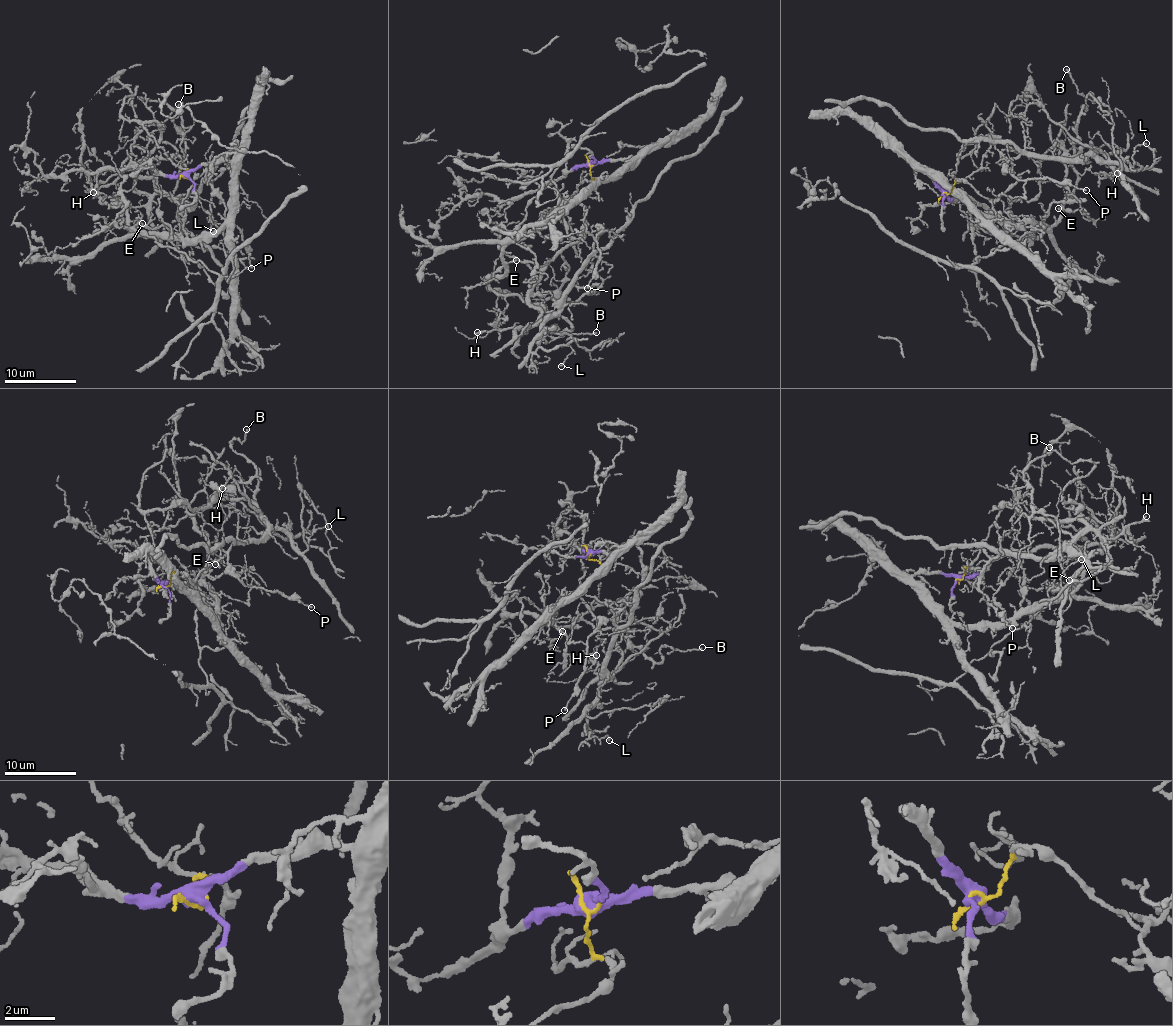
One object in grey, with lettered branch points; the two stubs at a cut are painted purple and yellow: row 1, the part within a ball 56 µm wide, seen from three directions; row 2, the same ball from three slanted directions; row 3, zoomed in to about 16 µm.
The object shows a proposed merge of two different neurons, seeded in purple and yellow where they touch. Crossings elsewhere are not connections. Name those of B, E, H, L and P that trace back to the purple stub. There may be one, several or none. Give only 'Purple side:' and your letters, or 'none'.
Purple side: B, E

